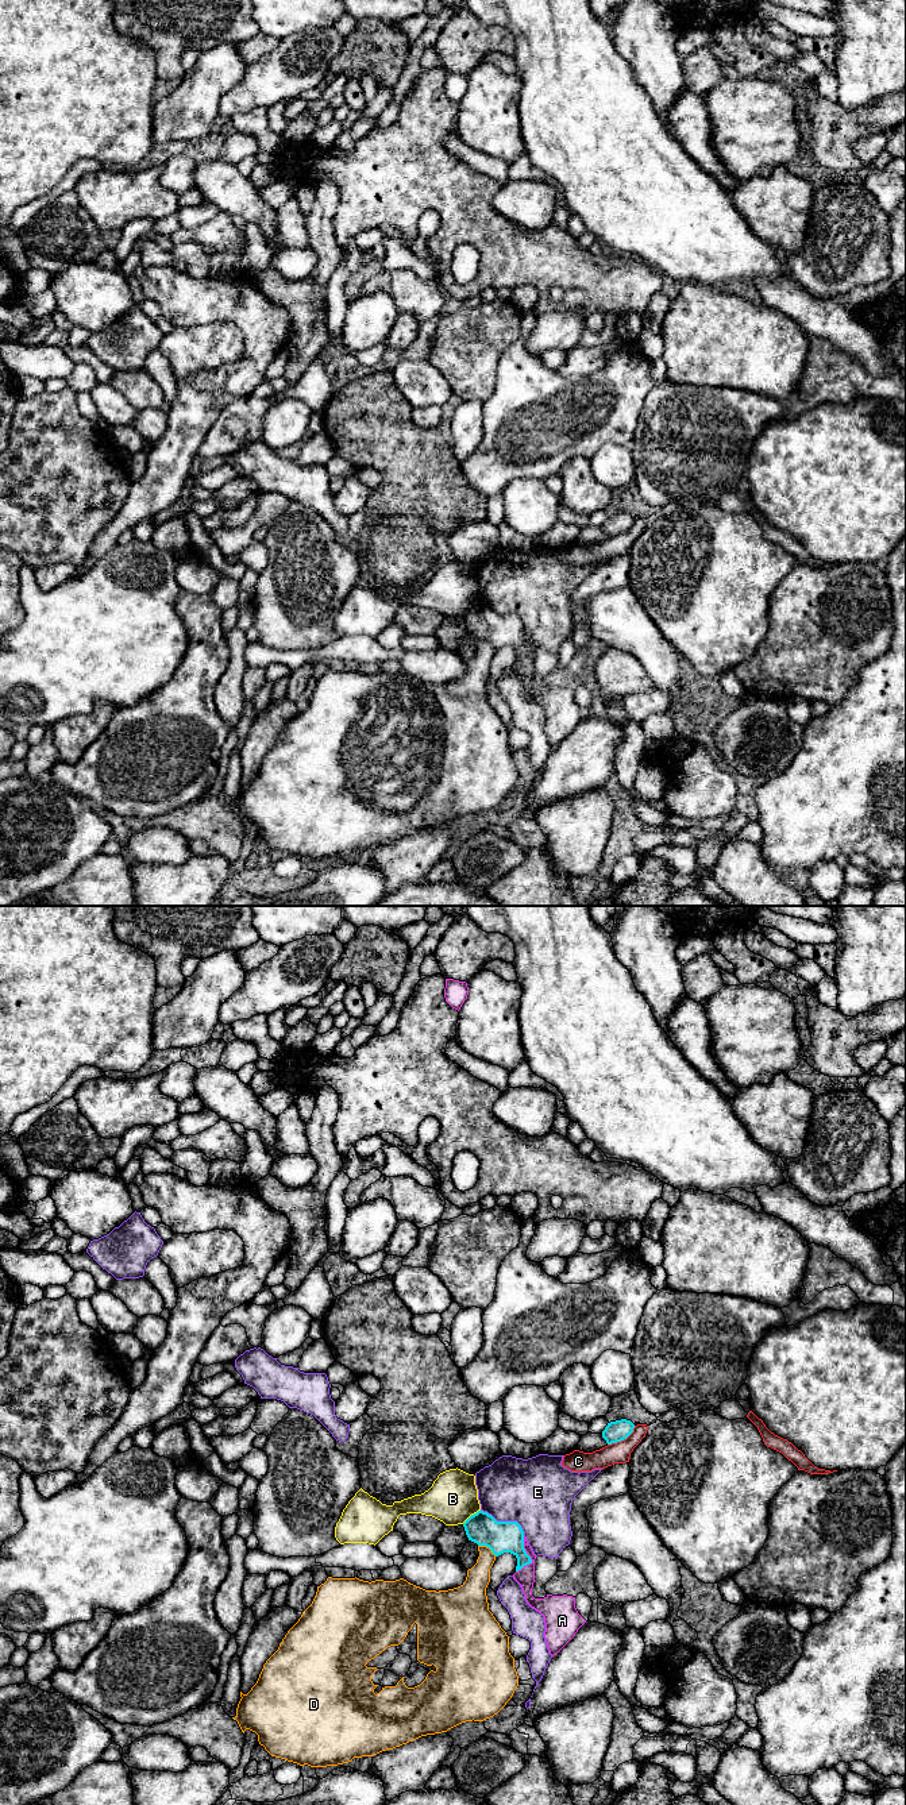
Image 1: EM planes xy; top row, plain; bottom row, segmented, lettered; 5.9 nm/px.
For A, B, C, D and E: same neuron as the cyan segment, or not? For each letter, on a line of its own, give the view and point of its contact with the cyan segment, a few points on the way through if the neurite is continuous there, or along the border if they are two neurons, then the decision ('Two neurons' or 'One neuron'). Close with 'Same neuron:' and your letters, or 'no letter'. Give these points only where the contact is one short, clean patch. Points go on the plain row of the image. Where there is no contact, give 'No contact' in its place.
A: Touches cyan at xy (529, 650). Two neurons
B: Touches cyan at xy (471, 608). Boundary: xy (480, 602), (462, 616). Two neurons
C: Touches cyan at xy (623, 532). Two neurons
D: Touches cyan at xy (488, 639). Two neurons
E: Touches cyan at xy (505, 614). Two neurons
Same neuron: no letter

